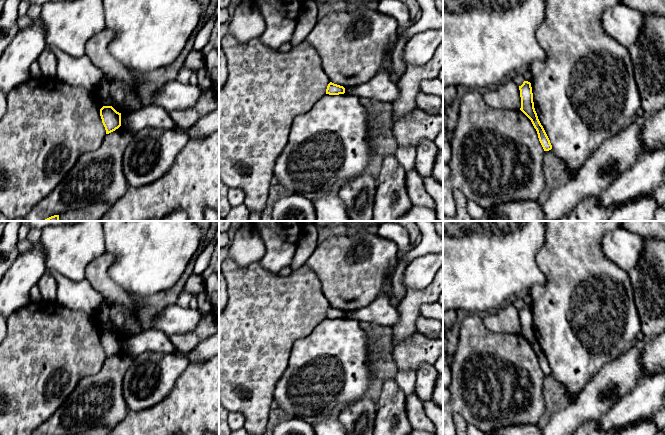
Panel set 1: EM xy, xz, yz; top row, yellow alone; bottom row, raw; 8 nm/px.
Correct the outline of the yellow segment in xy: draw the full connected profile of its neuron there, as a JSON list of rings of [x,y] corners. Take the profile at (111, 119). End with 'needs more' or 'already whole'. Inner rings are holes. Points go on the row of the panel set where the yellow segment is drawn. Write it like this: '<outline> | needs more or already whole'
[[[103,106],[100,109],[100,116],[105,127],[106,134],[109,134],[121,126],[121,113],[112,106]]] | already whole

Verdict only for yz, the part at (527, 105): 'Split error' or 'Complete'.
Complete

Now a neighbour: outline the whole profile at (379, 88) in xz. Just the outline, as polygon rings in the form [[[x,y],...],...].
[[[382,69],[368,82],[345,88],[345,94],[358,98],[370,98],[375,101],[394,103],[397,100],[398,88],[392,82],[387,70]]]

